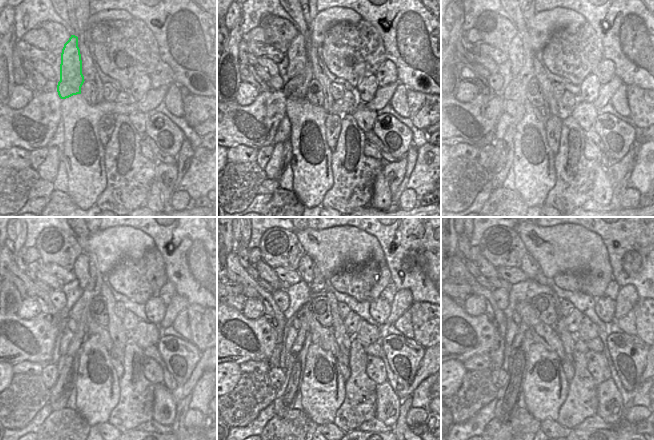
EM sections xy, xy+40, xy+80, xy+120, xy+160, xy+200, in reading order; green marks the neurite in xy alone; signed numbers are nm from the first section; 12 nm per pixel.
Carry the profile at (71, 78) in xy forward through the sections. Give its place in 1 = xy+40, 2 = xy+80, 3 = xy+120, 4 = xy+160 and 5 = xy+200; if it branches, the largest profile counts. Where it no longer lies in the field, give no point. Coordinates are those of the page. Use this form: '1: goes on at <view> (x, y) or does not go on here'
1: goes on at xy+40 (297, 69)
2: goes on at xy+80 (522, 68)
3: goes on at xy+120 (81, 266)
4: goes on at xy+160 (306, 264)
5: goes on at xy+200 (530, 267)

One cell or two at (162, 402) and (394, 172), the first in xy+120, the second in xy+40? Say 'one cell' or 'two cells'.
two cells

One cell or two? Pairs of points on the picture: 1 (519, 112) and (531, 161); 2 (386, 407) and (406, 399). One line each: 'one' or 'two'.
1: one
2: two

